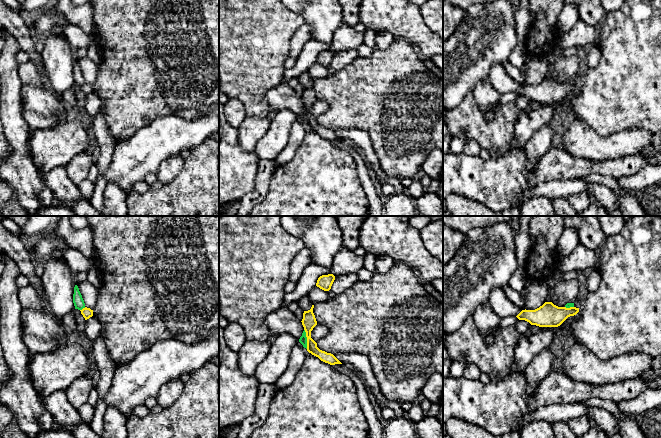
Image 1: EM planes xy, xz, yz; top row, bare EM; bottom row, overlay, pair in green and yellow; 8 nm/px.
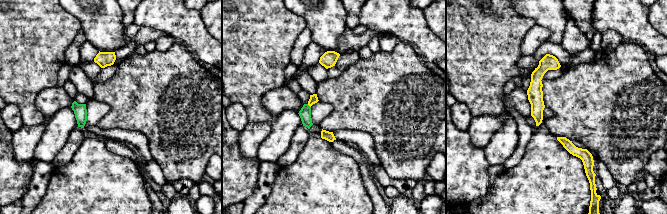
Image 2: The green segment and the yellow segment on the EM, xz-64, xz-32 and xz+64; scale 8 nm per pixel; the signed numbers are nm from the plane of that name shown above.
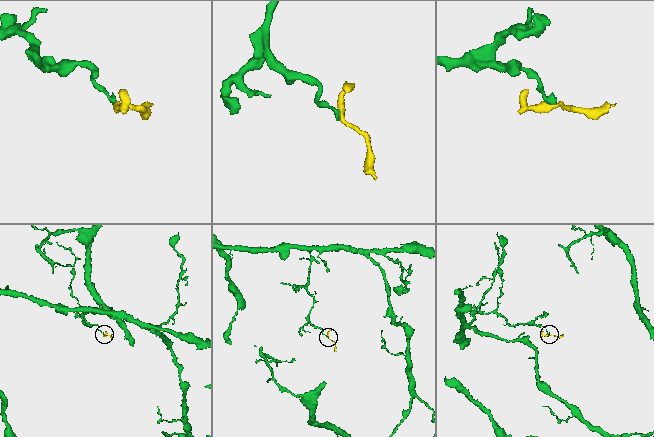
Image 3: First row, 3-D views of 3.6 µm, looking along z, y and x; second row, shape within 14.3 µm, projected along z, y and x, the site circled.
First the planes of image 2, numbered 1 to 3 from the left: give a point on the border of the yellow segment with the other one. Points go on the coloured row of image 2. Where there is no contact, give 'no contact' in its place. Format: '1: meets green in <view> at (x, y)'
1: no contact
2: meets green in xz-32 at (309, 106)
3: no contact

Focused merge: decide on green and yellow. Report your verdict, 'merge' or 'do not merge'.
do not merge

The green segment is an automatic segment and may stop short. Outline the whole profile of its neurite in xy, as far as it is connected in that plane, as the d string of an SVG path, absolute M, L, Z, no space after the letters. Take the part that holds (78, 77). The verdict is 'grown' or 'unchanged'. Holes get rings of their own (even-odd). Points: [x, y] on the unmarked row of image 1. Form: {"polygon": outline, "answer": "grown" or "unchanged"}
{"polygon": "M77 61L74 63L73 79L75 85L82 86L85 84L85 79Z", "answer": "unchanged"}

